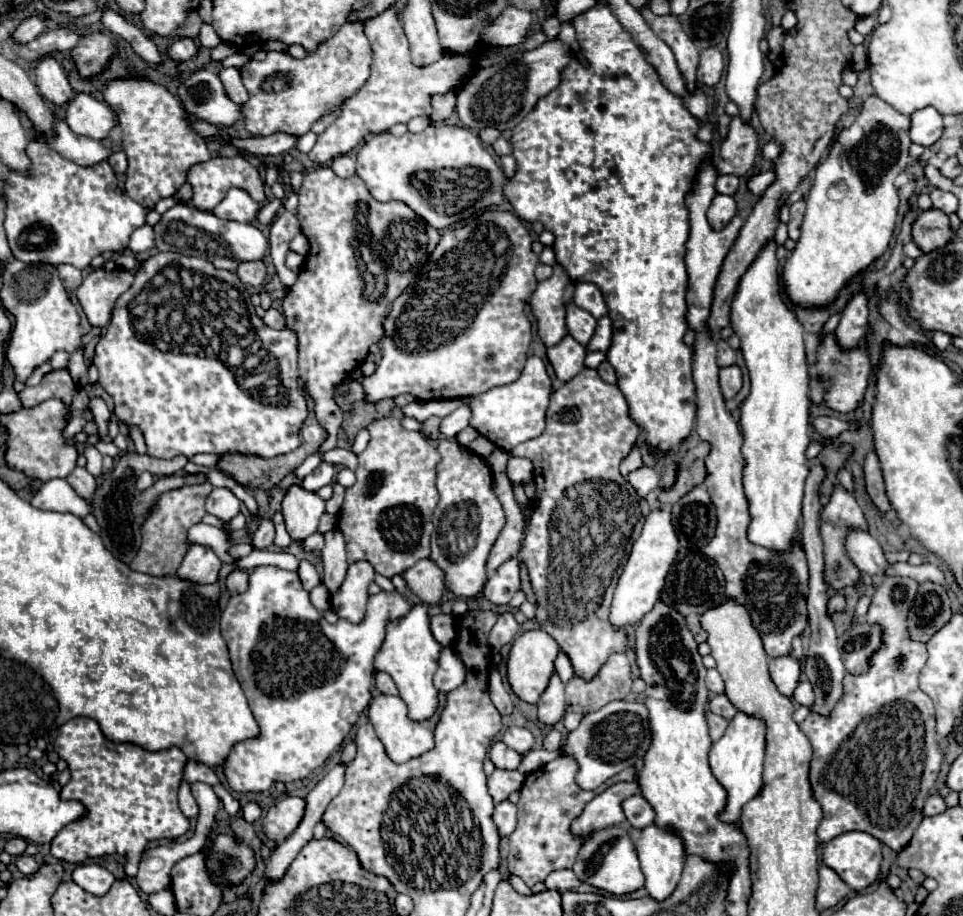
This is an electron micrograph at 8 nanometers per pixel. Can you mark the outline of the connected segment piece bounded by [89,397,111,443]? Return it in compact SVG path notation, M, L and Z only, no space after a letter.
M97 397L97 399L93 399L93 401L89 403L89 409L93 411L95 421L97 421L97 427L99 427L99 441L109 443L109 441L111 441L111 437L109 437L109 429L107 429L107 421L109 421L109 409L107 409L105 401Z

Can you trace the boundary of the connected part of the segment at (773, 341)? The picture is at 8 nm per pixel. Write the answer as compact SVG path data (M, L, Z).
M771 241L741 277L731 305L731 327L741 339L751 377L751 393L741 405L739 421L745 459L743 489L751 515L747 539L771 551L789 551L799 531L803 485L809 475L805 451L811 443L811 399L803 327L781 299L775 249Z

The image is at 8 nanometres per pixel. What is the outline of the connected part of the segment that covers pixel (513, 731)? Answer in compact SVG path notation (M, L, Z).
M509 727L503 735L503 743L507 747L511 747L513 751L517 751L519 755L525 755L527 751L531 751L533 747L533 735L529 729L523 727Z

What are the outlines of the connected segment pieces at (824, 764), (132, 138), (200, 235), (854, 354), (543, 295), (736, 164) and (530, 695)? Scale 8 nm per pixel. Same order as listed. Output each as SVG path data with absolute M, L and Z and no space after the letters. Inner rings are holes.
M887 577L875 591L873 595L873 601L871 601L871 607L869 607L869 613L867 613L867 623L869 625L877 625L881 627L881 645L877 651L871 653L869 657L869 671L863 673L863 675L847 675L845 677L845 695L841 699L841 703L837 703L837 711L833 711L833 719L825 719L821 715L813 715L809 713L809 717L799 725L801 731L807 735L807 739L811 741L813 745L813 759L811 759L811 787L813 787L813 793L817 797L817 801L821 803L823 807L823 821L819 823L819 841L821 843L827 843L831 841L833 837L841 835L841 833L847 833L847 831L865 831L873 837L877 837L881 843L889 845L891 849L895 851L901 851L909 839L913 837L913 831L917 829L917 825L921 823L923 819L923 803L925 803L925 797L927 793L931 791L931 787L935 785L935 779L937 779L937 773L939 773L939 767L941 767L941 761L943 761L943 755L941 755L941 749L939 749L939 743L937 743L937 731L935 731L935 711L933 711L933 701L919 689L919 673L927 661L927 645L921 643L921 641L915 641L911 639L909 635L909 625L907 625L907 617L909 617L909 611L913 607L913 599L917 595L917 587L919 583L909 579L909 577Z
M145 77L111 79L103 89L105 103L113 107L123 129L123 151L129 167L125 173L125 193L143 207L155 207L163 197L173 197L185 183L193 165L211 159L207 141L199 137L183 119L185 109L163 85Z
M175 203L171 209L167 209L153 229L155 245L159 251L175 251L191 257L201 257L227 271L235 271L237 263L245 259L263 259L267 251L267 239L255 225L225 221L215 217L211 211L199 211L187 203Z
M829 335L825 337L821 343L819 343L819 349L817 349L817 365L815 365L817 373L829 383L829 391L825 393L825 403L827 407L839 411L839 413L849 413L853 411L861 401L863 401L863 395L865 395L865 389L869 385L869 373L871 373L871 363L869 363L869 357L865 351L861 349L851 349L851 351L843 351L841 347L837 347L837 341L835 341L835 335Z
M553 265L553 275L541 281L531 295L531 311L539 325L539 337L543 339L545 347L559 343L565 331L565 311L569 301L573 299L575 283L569 279L561 265Z
M733 117L729 135L721 143L717 171L743 177L753 167L757 151L759 151L759 135L755 127L743 121L741 117Z
M543 629L537 631L525 631L523 635L519 635L509 651L509 659L507 659L507 679L511 683L513 693L527 701L527 703L537 703L539 697L543 695L543 691L549 685L551 675L555 673L555 659L559 655L559 645L555 643L555 639L545 633Z

